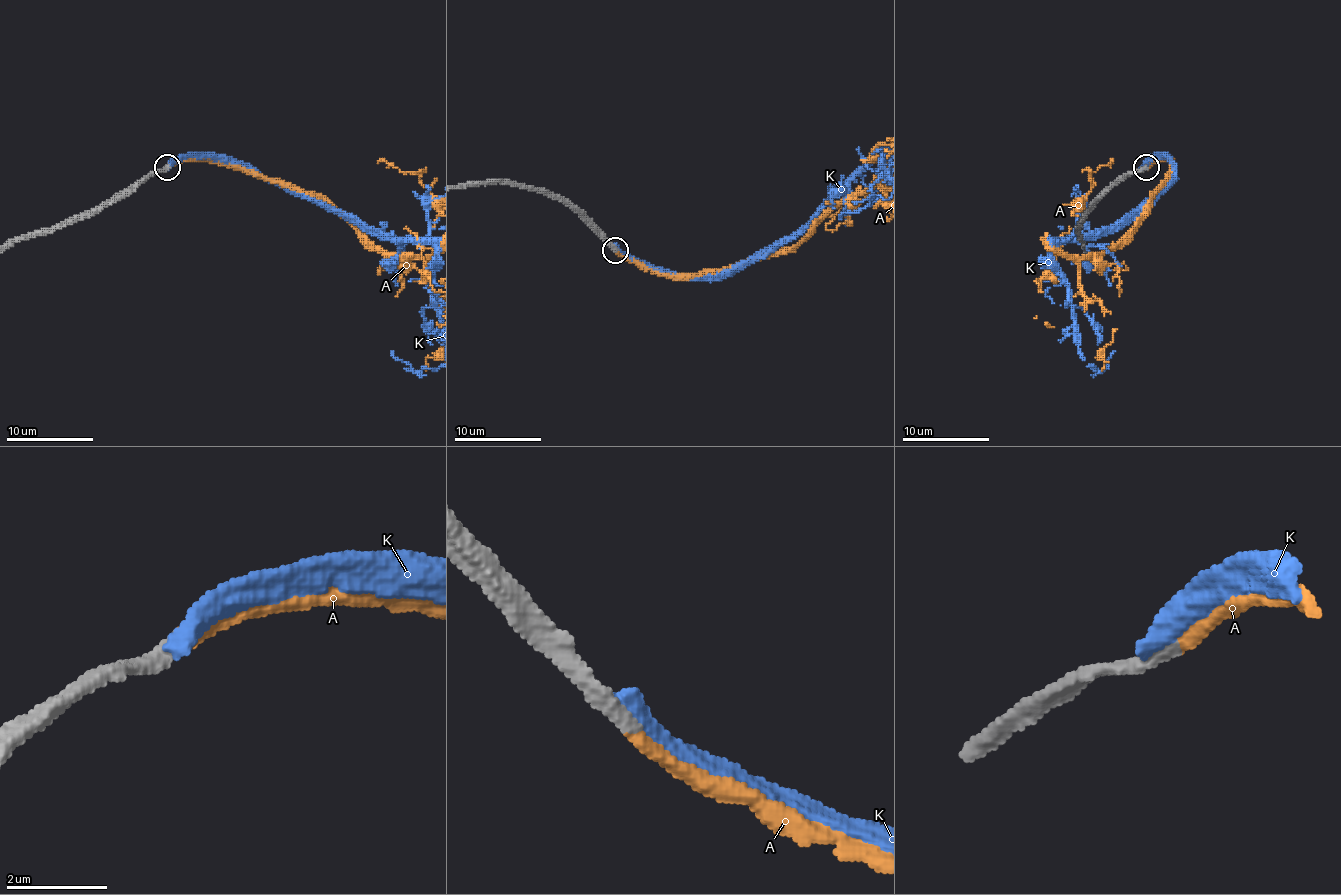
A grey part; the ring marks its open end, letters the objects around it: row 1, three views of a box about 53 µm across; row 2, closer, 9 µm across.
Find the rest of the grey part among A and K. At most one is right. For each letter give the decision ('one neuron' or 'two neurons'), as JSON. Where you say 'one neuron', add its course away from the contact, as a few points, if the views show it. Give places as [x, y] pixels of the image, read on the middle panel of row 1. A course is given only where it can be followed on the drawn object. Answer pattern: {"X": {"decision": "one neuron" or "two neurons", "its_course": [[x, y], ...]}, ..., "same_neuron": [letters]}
{"A": {"decision": "one neuron"}, "K": {"decision": "two neurons"}, "same_neuron": ["A"]}

